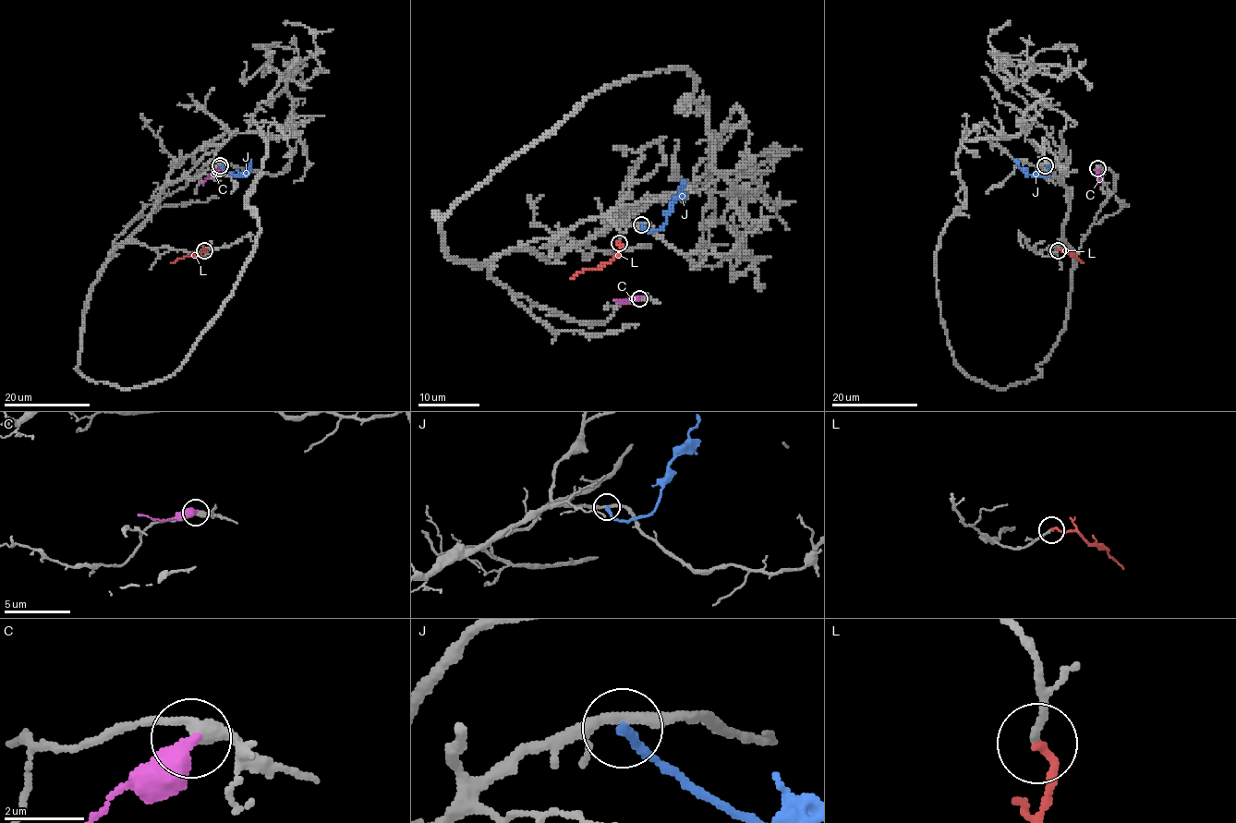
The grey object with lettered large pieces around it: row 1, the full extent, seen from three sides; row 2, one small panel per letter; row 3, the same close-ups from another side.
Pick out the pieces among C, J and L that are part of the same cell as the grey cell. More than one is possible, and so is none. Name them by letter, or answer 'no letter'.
L

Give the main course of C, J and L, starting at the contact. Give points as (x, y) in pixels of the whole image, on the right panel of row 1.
C: (1096, 168), (1100, 178), (1097, 183)
J: (1045, 165), (1049, 174), (1027, 175), (1014, 160)
L: (1058, 250), (1074, 255), (1084, 263)

